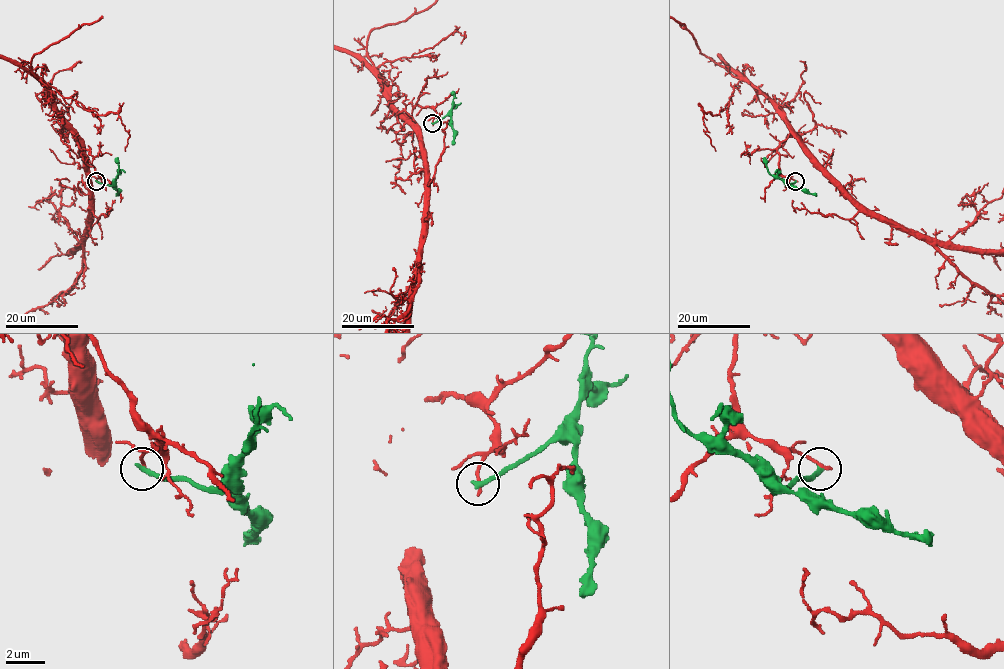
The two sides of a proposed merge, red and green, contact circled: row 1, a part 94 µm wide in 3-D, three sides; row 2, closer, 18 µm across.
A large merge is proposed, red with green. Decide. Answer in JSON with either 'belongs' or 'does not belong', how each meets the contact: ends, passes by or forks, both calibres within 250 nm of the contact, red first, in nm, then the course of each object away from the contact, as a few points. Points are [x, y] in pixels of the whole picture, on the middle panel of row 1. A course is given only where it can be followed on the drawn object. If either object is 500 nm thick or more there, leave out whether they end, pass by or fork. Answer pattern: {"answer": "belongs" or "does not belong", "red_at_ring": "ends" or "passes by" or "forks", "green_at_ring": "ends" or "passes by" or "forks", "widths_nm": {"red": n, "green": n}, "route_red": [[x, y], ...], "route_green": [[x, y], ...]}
{"answer": "does not belong", "red_at_ring": "ends", "green_at_ring": "ends", "widths_nm": {"red": 170, "green": 260}, "route_red": [[433, 123], [431, 107], [408, 118], [393, 105], [368, 36], [427, 10]], "route_green": [[432, 123], [441, 119], [451, 107], [452, 91]]}

